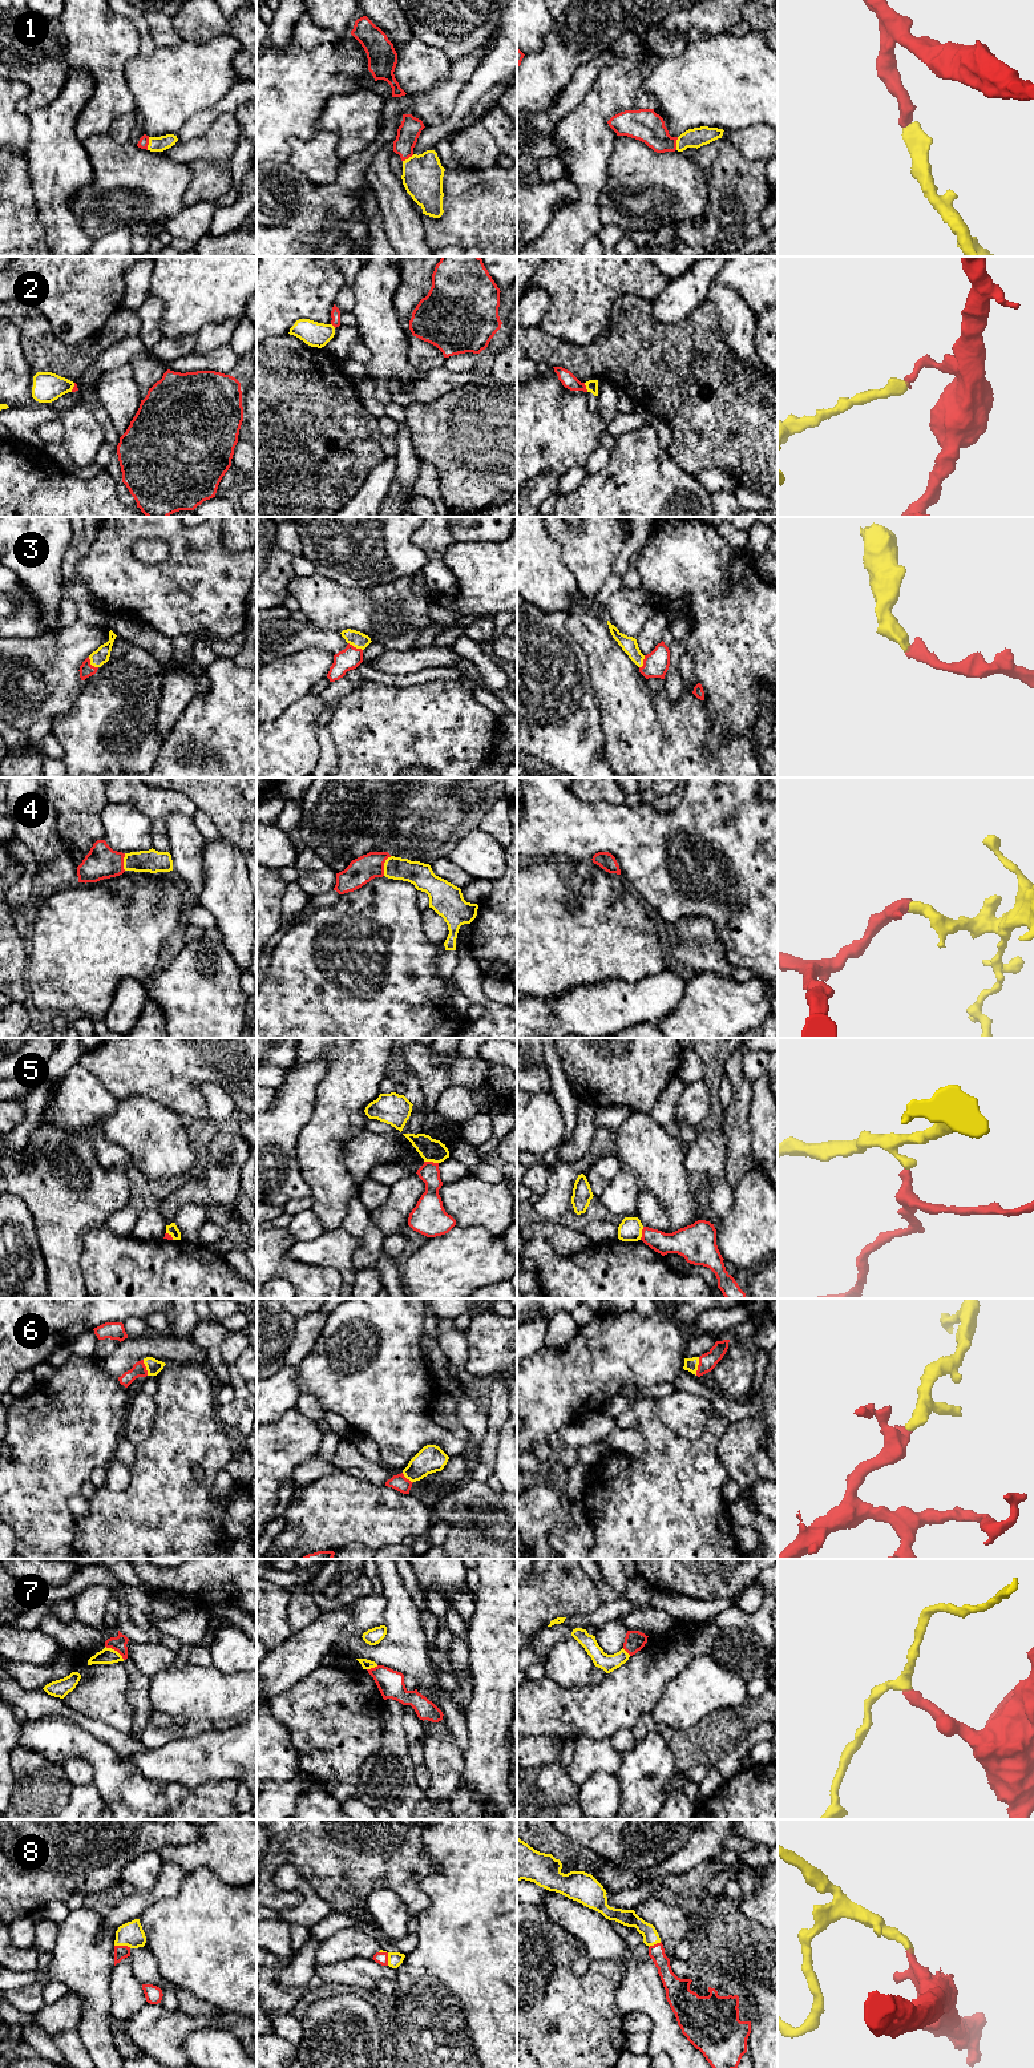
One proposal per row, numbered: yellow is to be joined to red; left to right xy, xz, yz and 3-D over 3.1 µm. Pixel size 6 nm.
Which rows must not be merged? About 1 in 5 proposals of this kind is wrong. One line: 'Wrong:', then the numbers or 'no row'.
Wrong: 2, 5, 7

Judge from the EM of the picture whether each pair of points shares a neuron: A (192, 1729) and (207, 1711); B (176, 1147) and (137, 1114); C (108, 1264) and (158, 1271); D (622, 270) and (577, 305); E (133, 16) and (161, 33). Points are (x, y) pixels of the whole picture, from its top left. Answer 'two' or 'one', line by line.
A: two
B: one
C: one
D: one
E: two

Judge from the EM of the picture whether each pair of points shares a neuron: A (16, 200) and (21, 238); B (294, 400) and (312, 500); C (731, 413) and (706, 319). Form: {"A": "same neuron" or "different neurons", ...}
{"A": "same neuron", "B": "same neuron", "C": "same neuron"}

